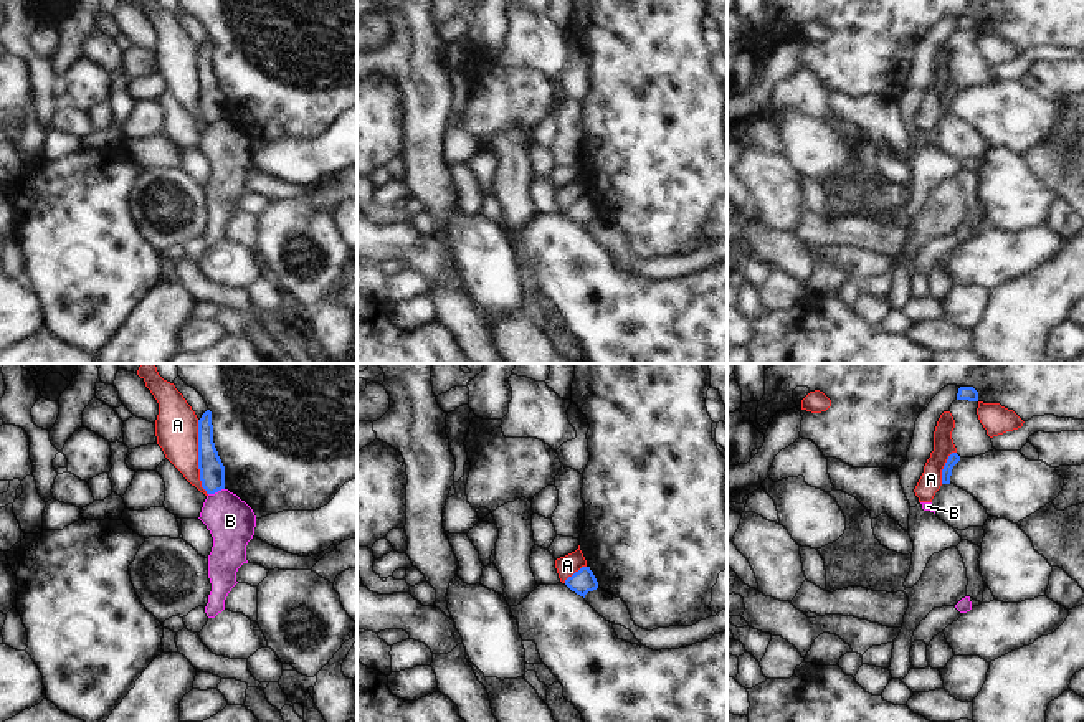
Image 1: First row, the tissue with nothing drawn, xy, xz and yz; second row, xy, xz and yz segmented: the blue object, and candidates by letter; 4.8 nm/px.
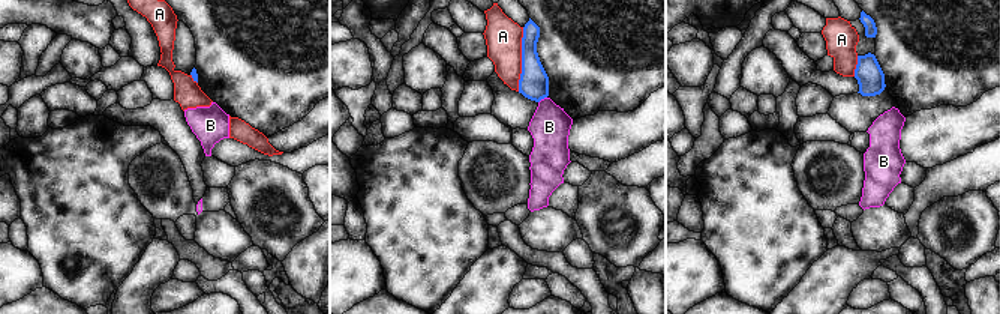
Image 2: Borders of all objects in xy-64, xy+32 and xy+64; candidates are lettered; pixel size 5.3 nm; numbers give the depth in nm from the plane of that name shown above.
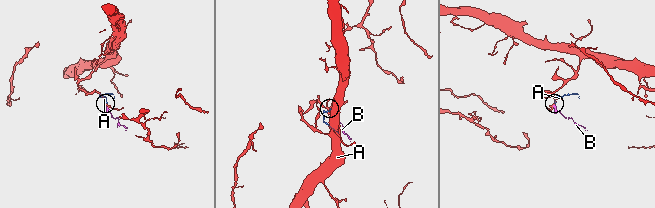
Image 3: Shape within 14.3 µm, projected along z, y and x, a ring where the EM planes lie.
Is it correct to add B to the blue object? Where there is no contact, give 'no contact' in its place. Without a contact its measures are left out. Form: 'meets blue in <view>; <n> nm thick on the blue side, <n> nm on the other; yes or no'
meets blue in xy; 130 nm thick on the blue side, 220 nm on the other; no

